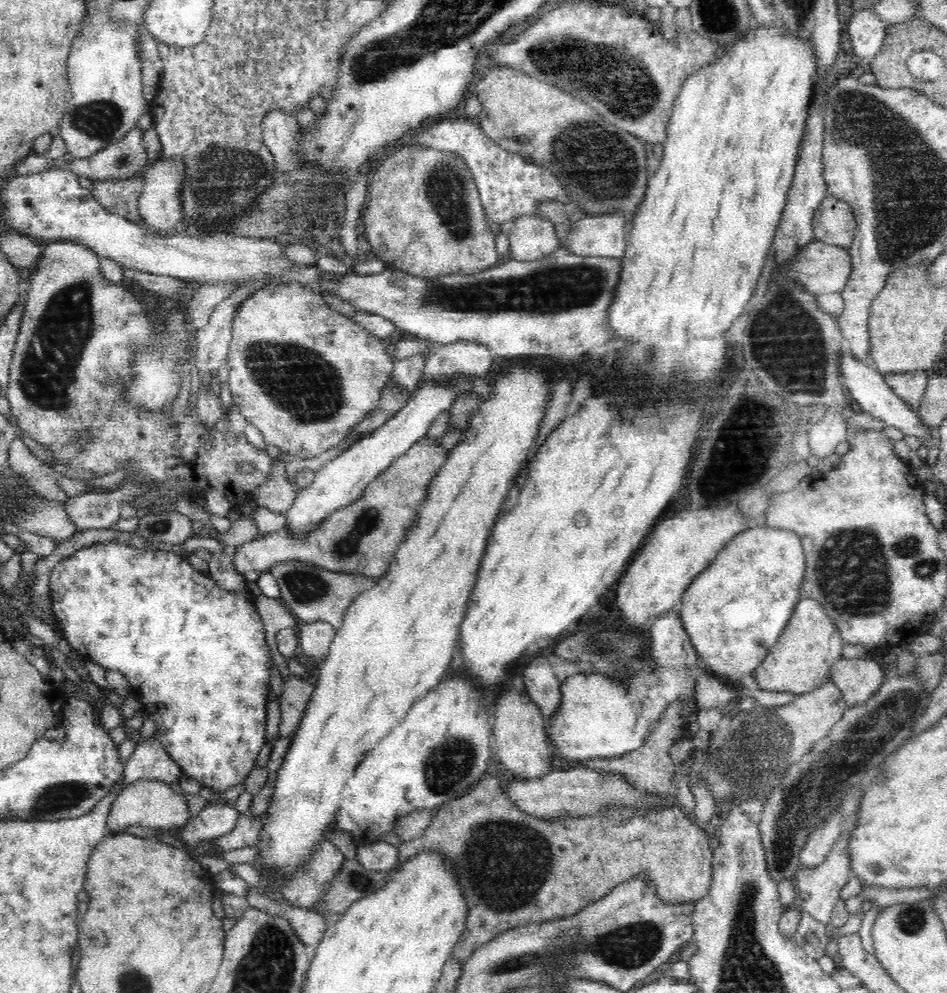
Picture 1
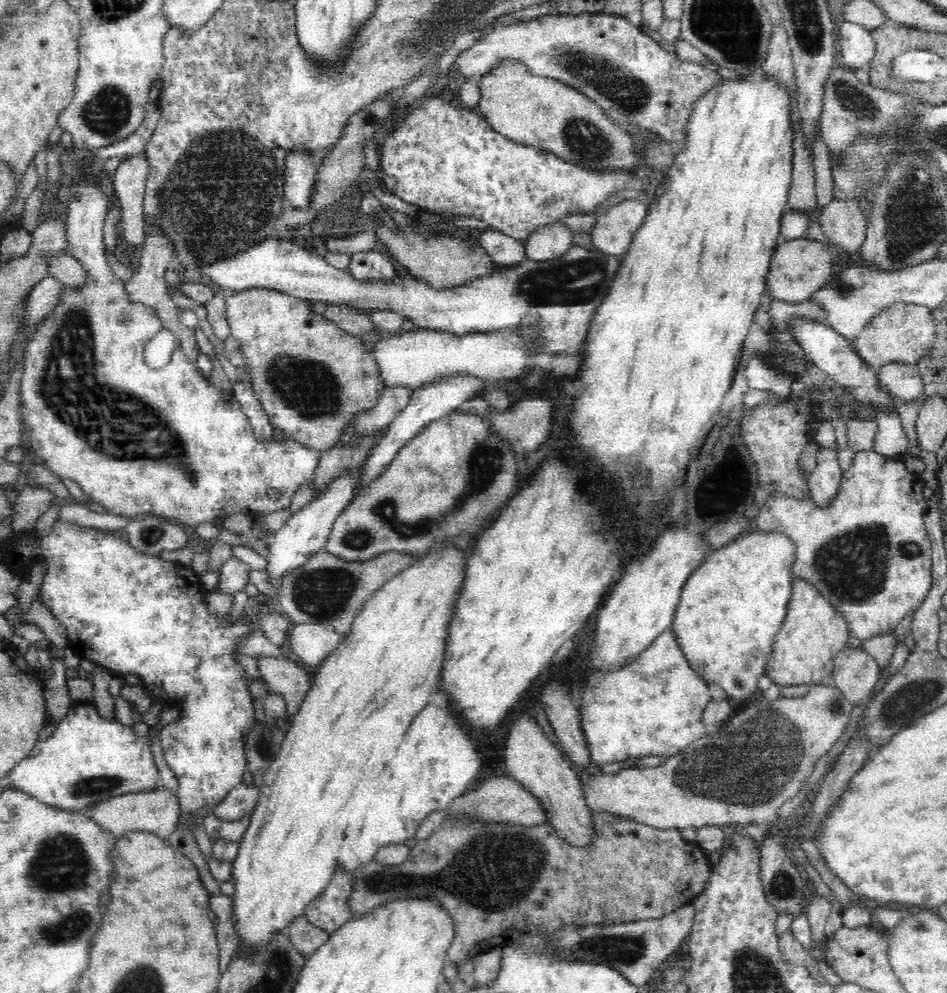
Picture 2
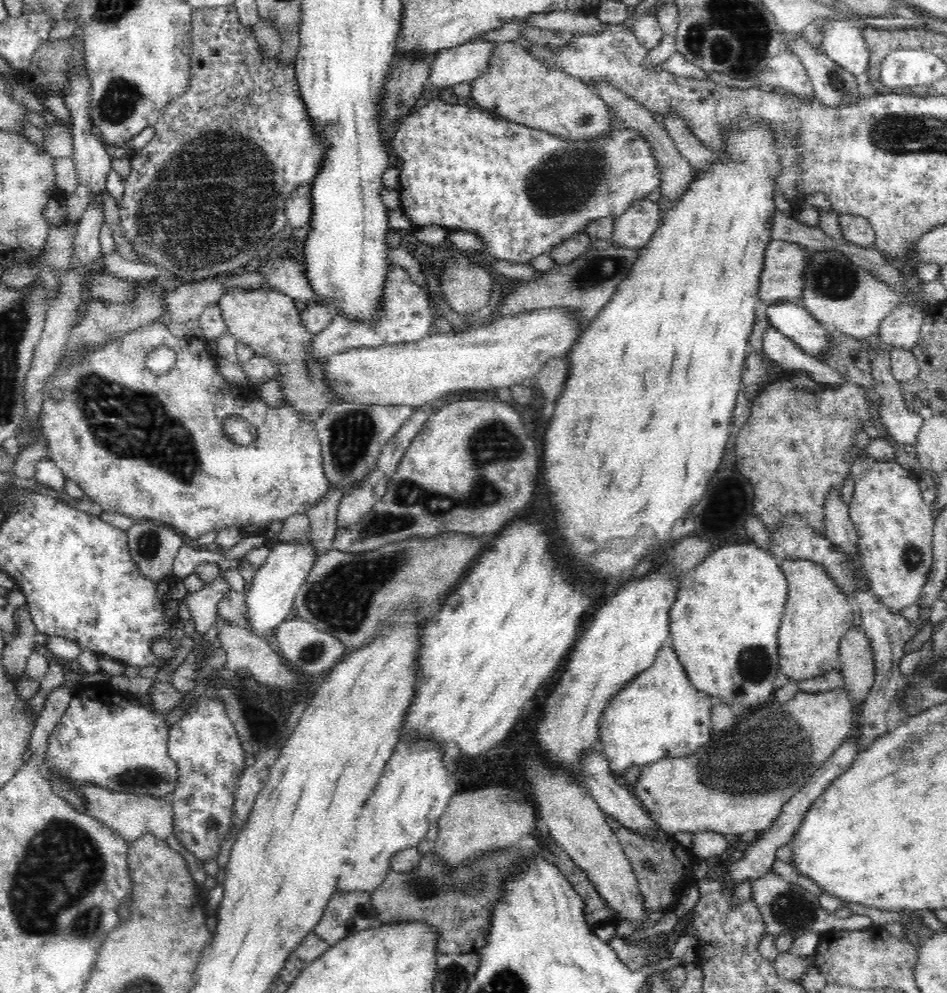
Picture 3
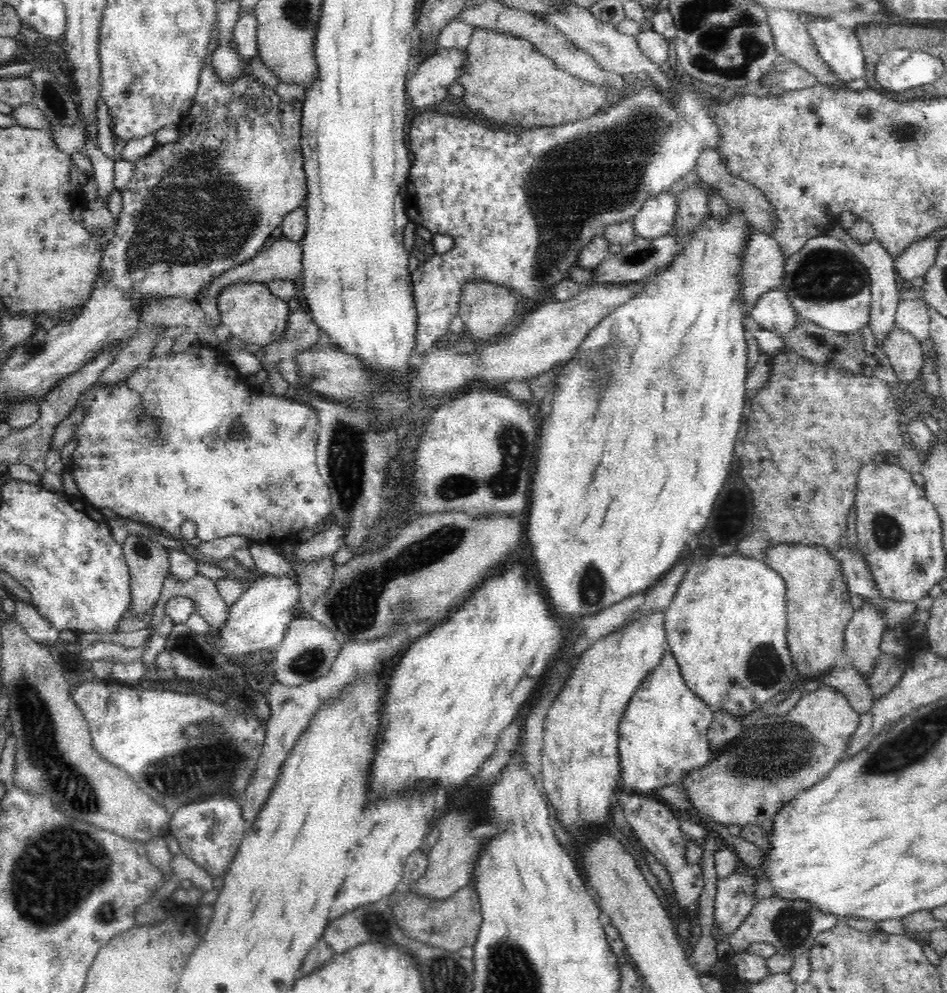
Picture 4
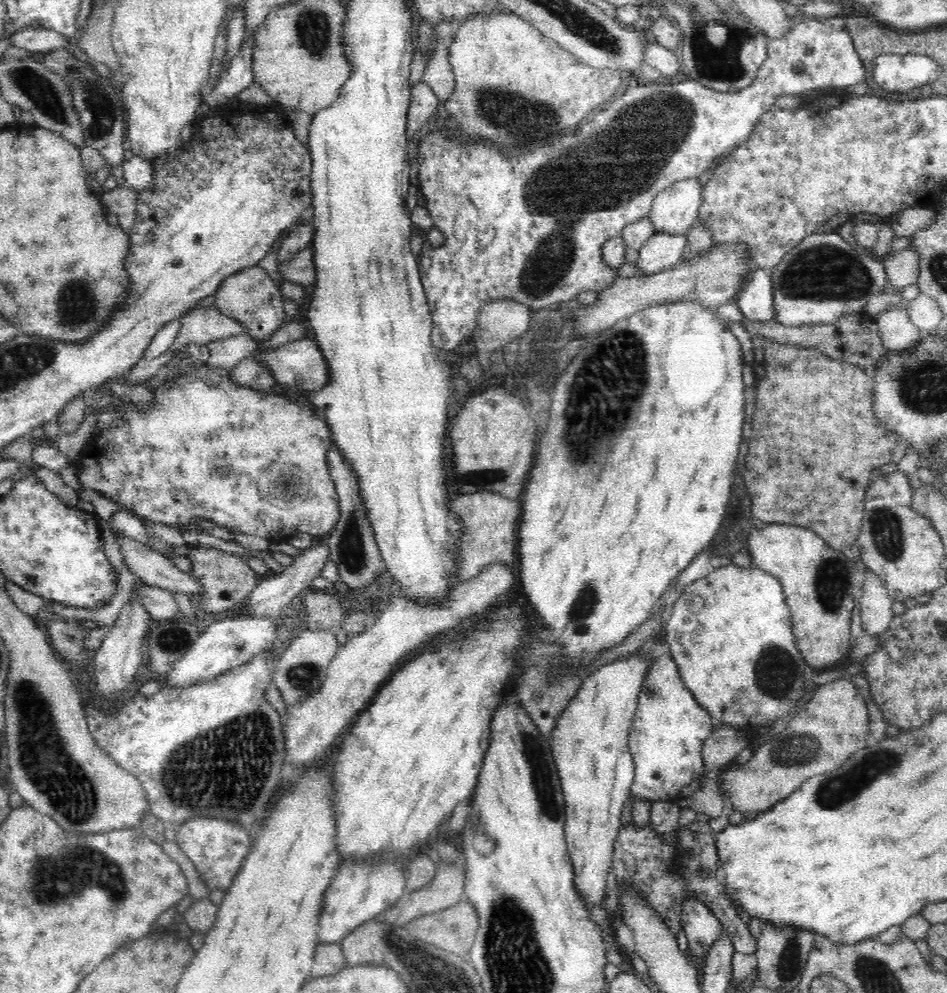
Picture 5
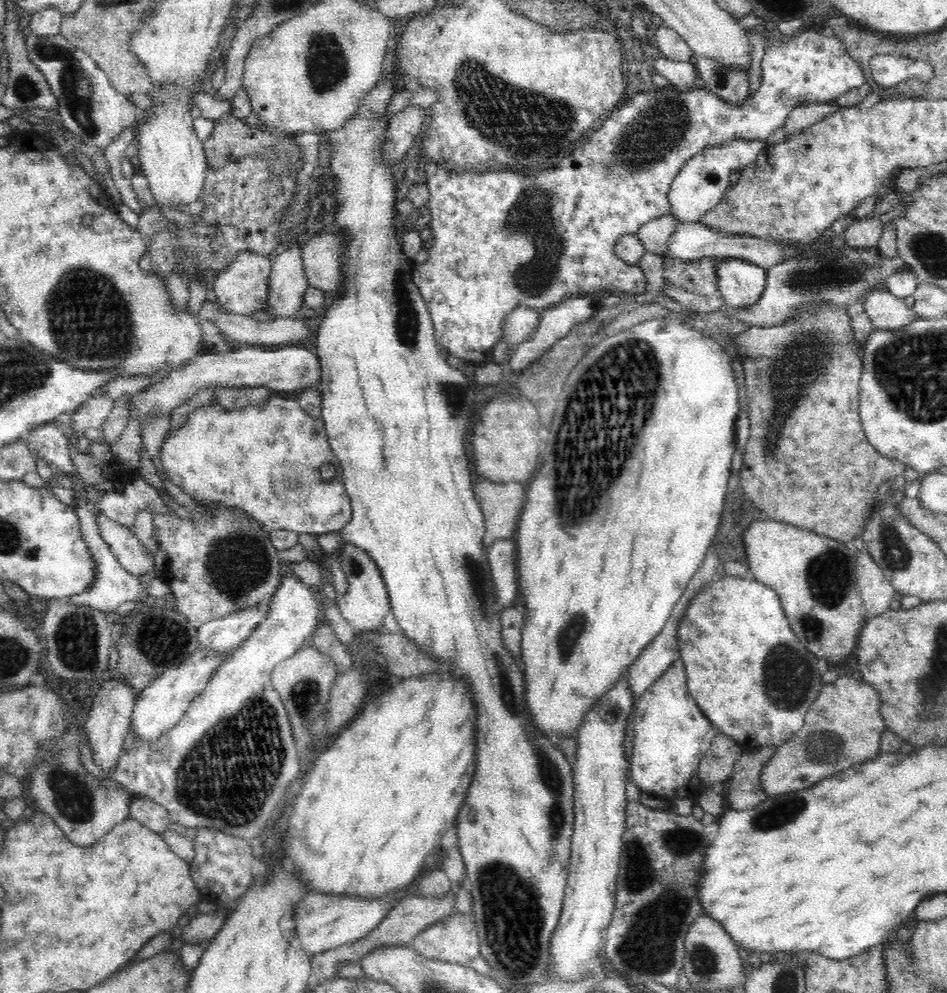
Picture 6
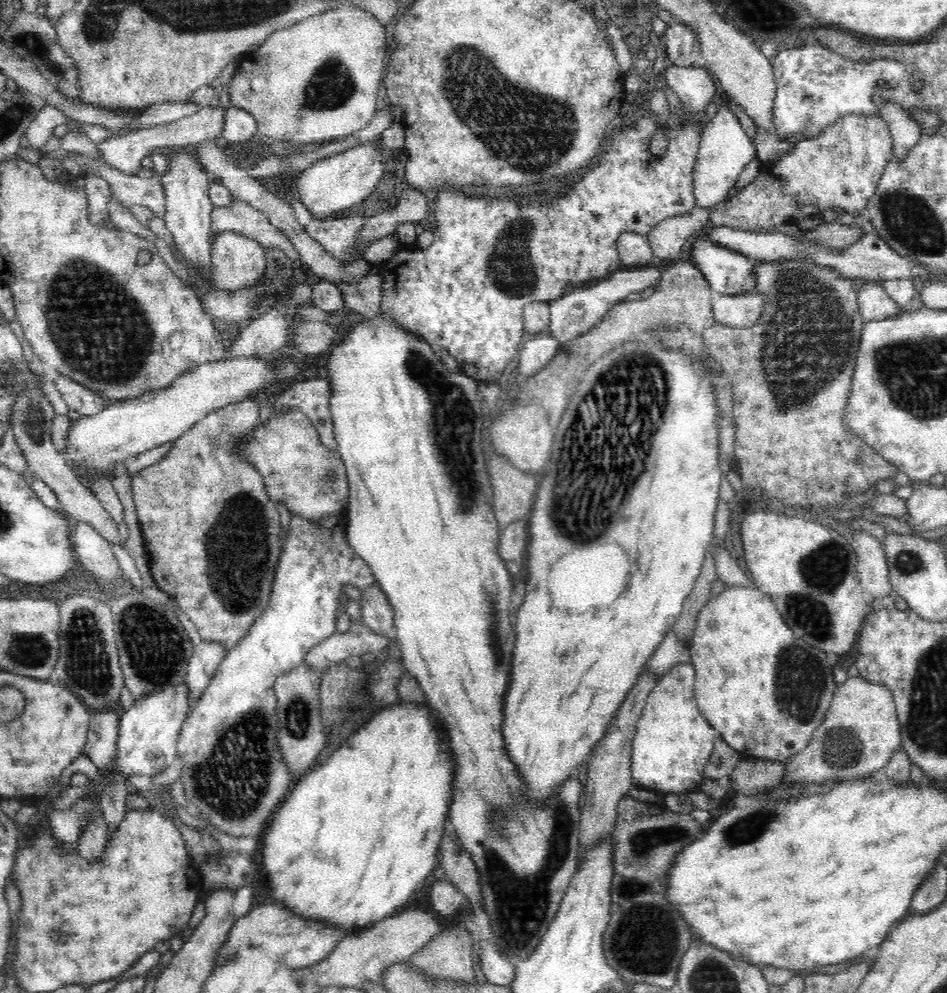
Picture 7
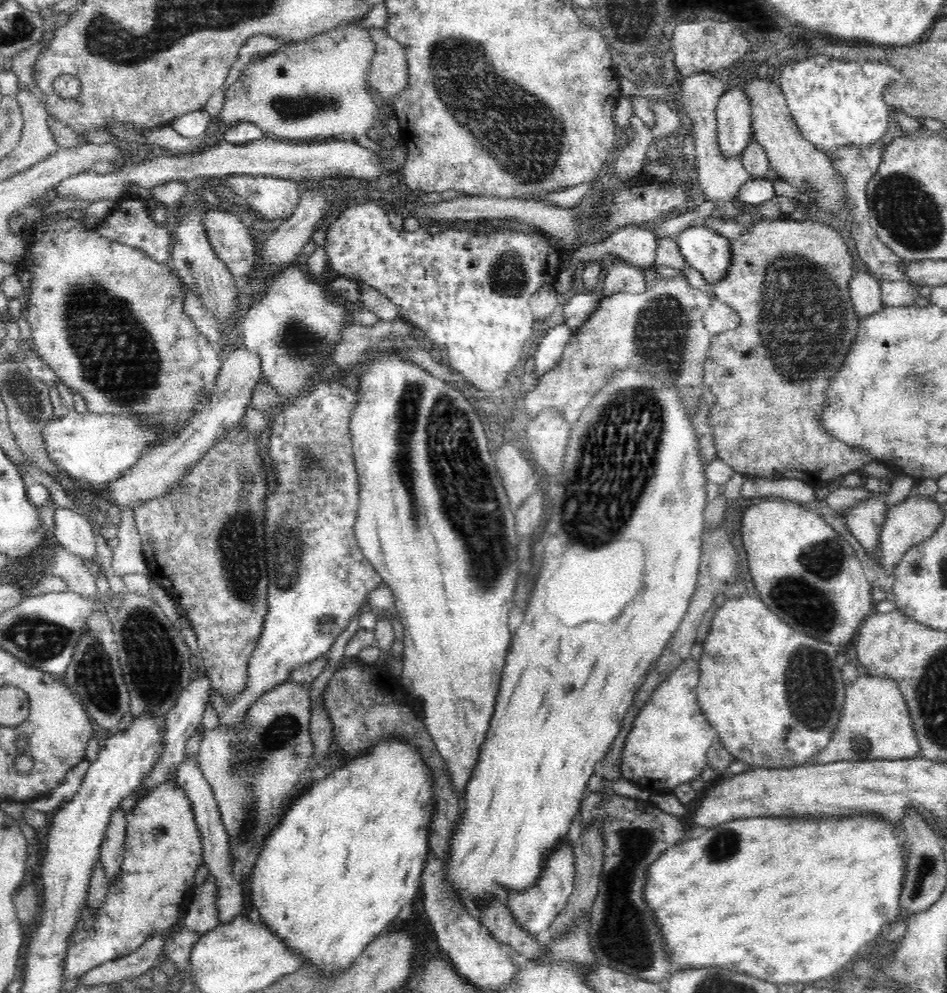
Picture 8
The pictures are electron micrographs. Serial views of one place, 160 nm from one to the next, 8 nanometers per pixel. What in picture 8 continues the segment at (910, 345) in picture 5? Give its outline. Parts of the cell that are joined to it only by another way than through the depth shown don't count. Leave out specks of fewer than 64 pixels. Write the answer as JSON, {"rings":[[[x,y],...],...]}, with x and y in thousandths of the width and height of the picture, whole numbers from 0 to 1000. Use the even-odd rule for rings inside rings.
{"rings":[[[913,273],[900,276],[897,296],[901,311],[908,319],[931,312],[930,286]]]}

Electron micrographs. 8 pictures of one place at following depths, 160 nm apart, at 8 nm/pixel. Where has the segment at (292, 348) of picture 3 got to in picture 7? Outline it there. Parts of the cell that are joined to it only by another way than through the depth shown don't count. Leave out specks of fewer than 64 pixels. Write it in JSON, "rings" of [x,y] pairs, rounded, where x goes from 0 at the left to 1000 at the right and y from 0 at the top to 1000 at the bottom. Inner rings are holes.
{"rings":[[[245,233],[230,234],[224,242],[225,285],[229,291],[248,294],[273,286],[281,272],[279,249],[267,240]]]}

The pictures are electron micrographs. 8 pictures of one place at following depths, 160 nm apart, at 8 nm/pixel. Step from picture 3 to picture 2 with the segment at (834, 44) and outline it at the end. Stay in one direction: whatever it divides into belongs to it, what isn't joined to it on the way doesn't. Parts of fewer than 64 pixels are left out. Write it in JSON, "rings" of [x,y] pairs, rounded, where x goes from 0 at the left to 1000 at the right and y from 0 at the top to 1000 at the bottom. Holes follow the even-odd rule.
{"rings":[[[891,20],[886,32],[886,54],[892,66],[900,70],[916,68],[925,54],[925,41],[920,29],[905,22]]]}

